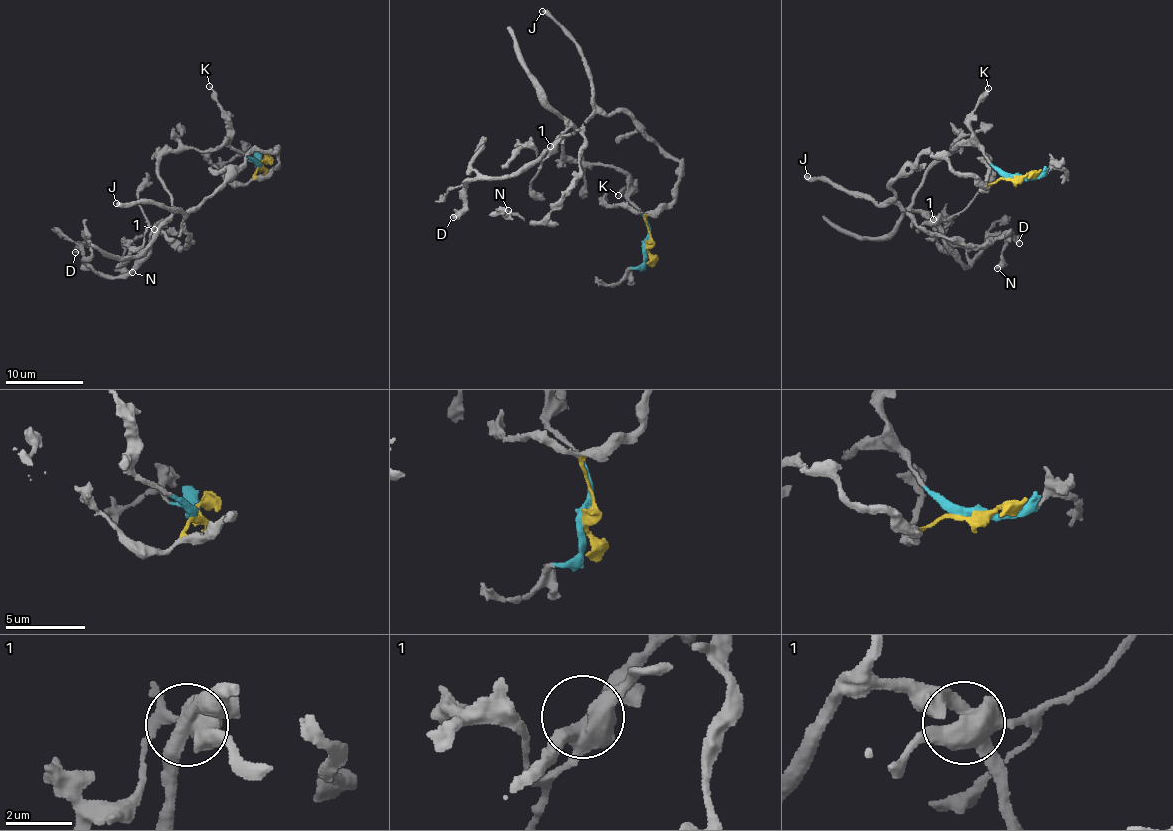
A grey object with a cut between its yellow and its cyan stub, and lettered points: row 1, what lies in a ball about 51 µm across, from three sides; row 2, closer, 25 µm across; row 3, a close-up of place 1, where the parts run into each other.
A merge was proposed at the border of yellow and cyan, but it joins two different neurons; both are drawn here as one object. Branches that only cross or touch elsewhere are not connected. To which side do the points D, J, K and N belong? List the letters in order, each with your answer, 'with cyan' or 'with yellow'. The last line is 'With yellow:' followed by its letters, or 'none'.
D: with cyan
J: with yellow
K: with cyan
N: with yellow
With yellow: J, N

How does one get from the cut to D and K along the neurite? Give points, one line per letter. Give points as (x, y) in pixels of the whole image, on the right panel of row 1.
D: (1017, 177), (998, 173), (979, 146), (955, 145), (911, 207), (936, 221), (968, 267), (988, 239), (1019, 244)
K: (1017, 177), (998, 173), (970, 125), (970, 113), (989, 88)

